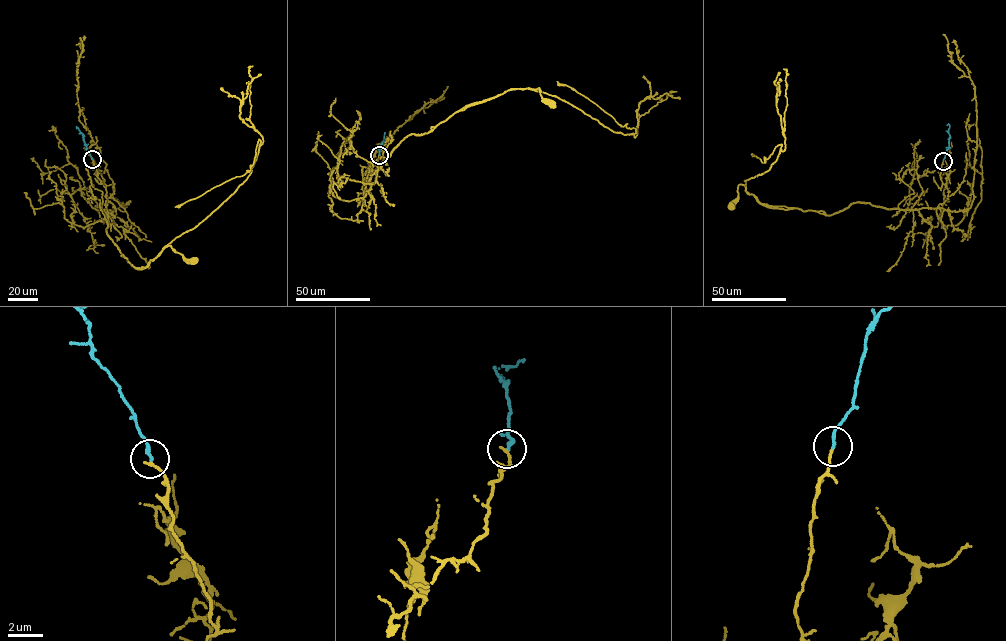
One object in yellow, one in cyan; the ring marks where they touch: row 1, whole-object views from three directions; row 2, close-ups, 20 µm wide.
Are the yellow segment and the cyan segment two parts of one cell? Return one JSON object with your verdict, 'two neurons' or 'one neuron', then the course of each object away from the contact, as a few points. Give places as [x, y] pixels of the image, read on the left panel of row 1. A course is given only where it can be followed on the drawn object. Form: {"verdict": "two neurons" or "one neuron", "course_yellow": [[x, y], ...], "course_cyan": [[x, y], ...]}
{"verdict": "one neuron", "course_yellow": [[91, 159], [97, 177], [106, 185], [105, 230], [128, 262], [144, 267], [170, 245], [184, 258], [194, 260]], "course_cyan": [[91, 159], [82, 134], [76, 128]]}

